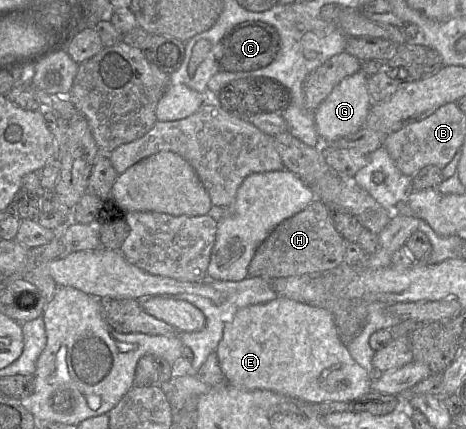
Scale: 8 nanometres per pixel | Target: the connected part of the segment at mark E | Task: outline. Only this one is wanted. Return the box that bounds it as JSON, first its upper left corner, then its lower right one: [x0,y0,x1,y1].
[216,296,372,404]

